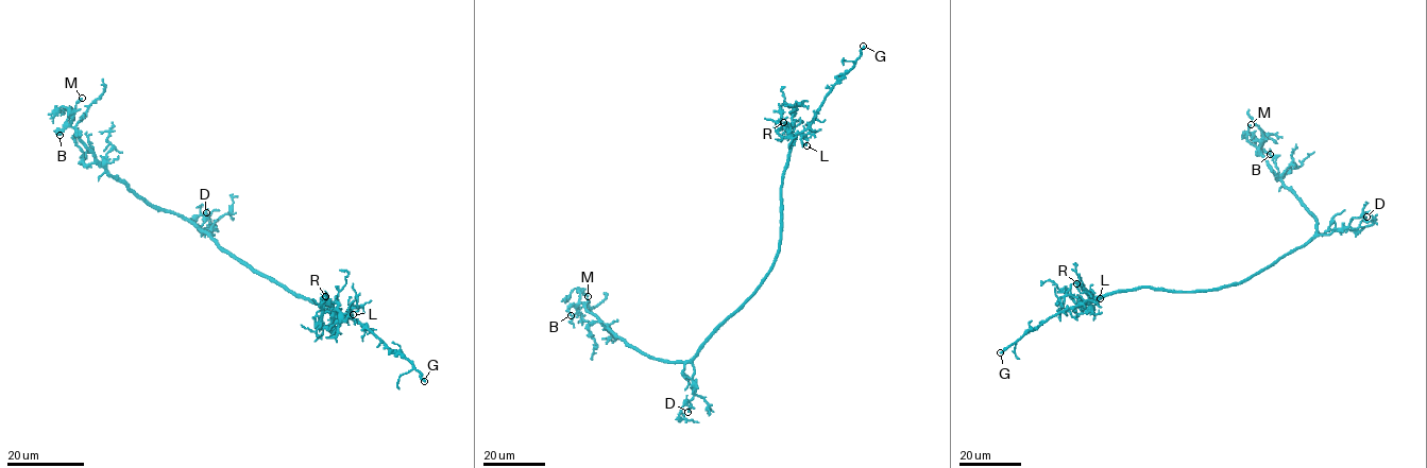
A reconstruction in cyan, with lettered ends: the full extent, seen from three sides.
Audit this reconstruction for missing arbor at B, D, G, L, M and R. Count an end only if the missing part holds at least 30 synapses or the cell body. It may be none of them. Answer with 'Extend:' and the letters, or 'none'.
Extend: G

